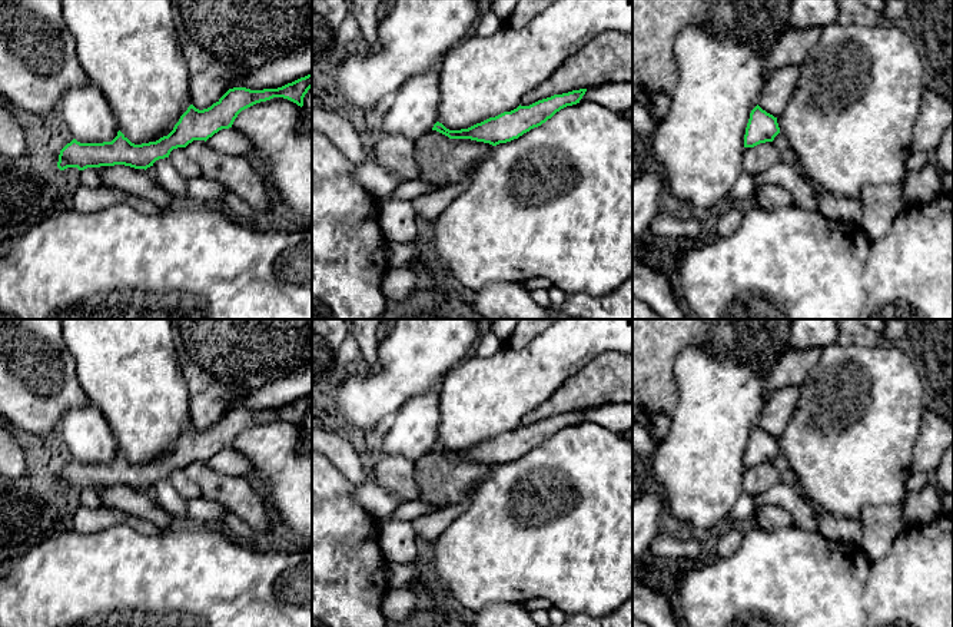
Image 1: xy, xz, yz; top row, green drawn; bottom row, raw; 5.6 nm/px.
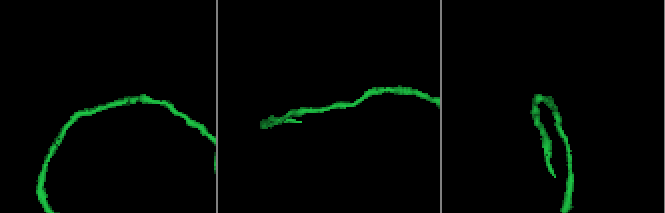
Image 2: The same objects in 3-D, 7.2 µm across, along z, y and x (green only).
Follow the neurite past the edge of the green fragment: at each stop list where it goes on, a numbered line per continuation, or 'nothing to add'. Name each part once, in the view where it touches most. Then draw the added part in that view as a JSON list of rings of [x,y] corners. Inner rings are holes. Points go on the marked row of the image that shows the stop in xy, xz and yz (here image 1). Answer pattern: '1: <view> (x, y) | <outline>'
1: xy (296, 65) | [[[312,36],[296,52],[253,69],[233,82],[250,90],[278,89],[312,73]]]

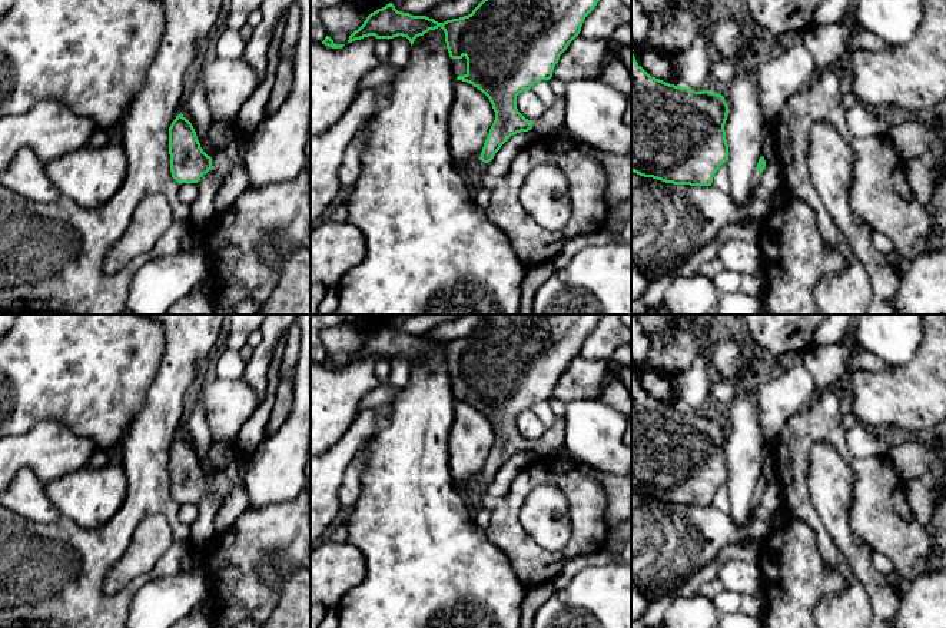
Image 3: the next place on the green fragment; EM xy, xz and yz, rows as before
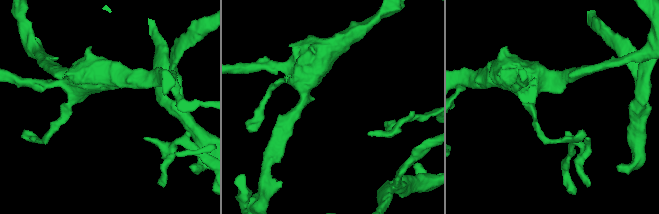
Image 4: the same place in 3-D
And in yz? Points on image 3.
1: yz (757, 176) | [[[757,170],[754,172],[753,175],[753,180],[751,180],[751,189],[750,189],[750,193],[748,193],[748,197],[746,200],[746,205],[748,205],[748,202],[751,200],[751,196],[753,196],[753,189],[760,183],[761,180],[761,173],[759,173]]]

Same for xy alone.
1: xy (225, 160) | [[[238,134],[226,149],[212,154],[212,166],[219,177],[225,180],[236,166],[245,162],[246,144],[248,136]]]

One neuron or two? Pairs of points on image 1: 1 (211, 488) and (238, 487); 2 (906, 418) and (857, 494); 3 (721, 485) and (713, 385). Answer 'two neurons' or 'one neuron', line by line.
1: one neuron
2: one neuron
3: one neuron

